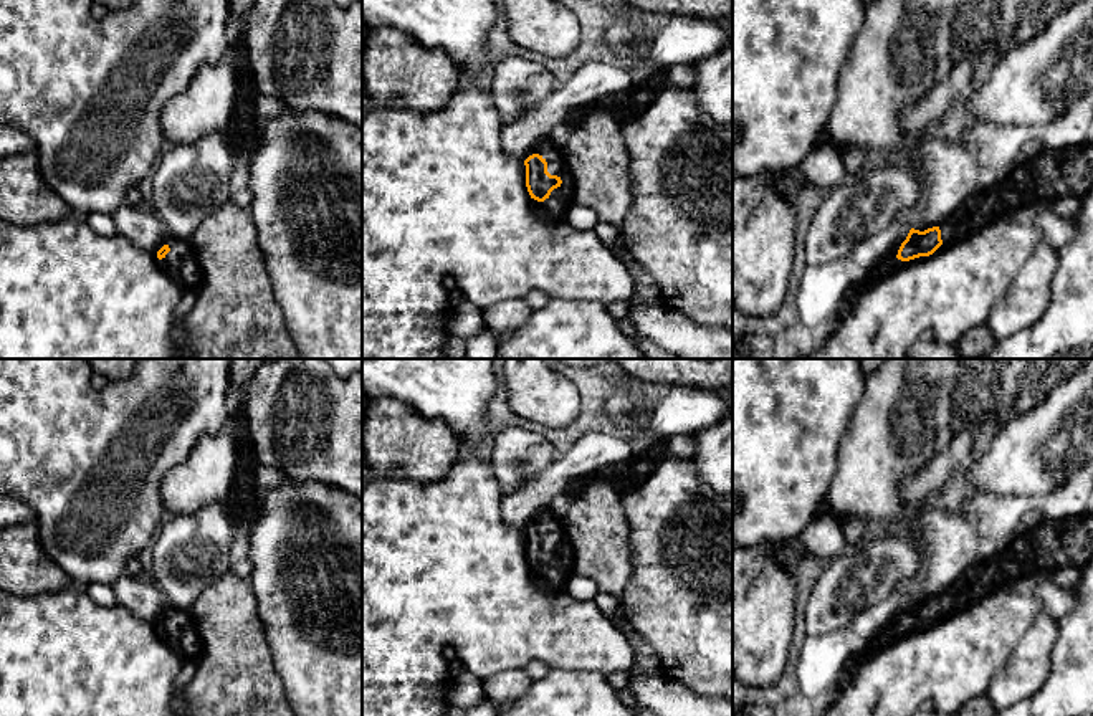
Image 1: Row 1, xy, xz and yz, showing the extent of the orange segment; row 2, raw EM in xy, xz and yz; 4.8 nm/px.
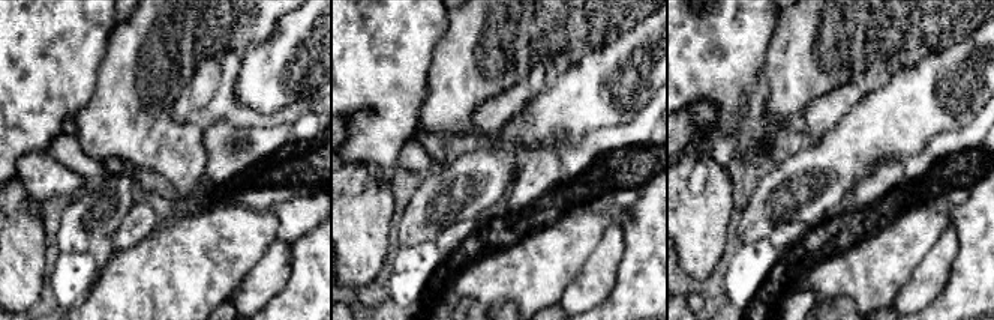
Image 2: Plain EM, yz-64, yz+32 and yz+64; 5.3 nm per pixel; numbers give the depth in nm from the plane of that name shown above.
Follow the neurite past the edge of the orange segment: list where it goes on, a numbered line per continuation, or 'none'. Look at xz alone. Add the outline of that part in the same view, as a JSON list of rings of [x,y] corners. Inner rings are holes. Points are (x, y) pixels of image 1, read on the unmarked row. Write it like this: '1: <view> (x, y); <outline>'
1: xz (549, 581); [[[549,570],[541,572],[539,582],[547,590],[559,590],[562,587],[561,575],[556,575],[554,572]]]

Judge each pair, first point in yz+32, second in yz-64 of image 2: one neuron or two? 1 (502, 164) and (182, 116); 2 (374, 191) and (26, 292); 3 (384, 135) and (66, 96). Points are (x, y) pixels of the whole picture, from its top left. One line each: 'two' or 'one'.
1: two
2: one
3: one

